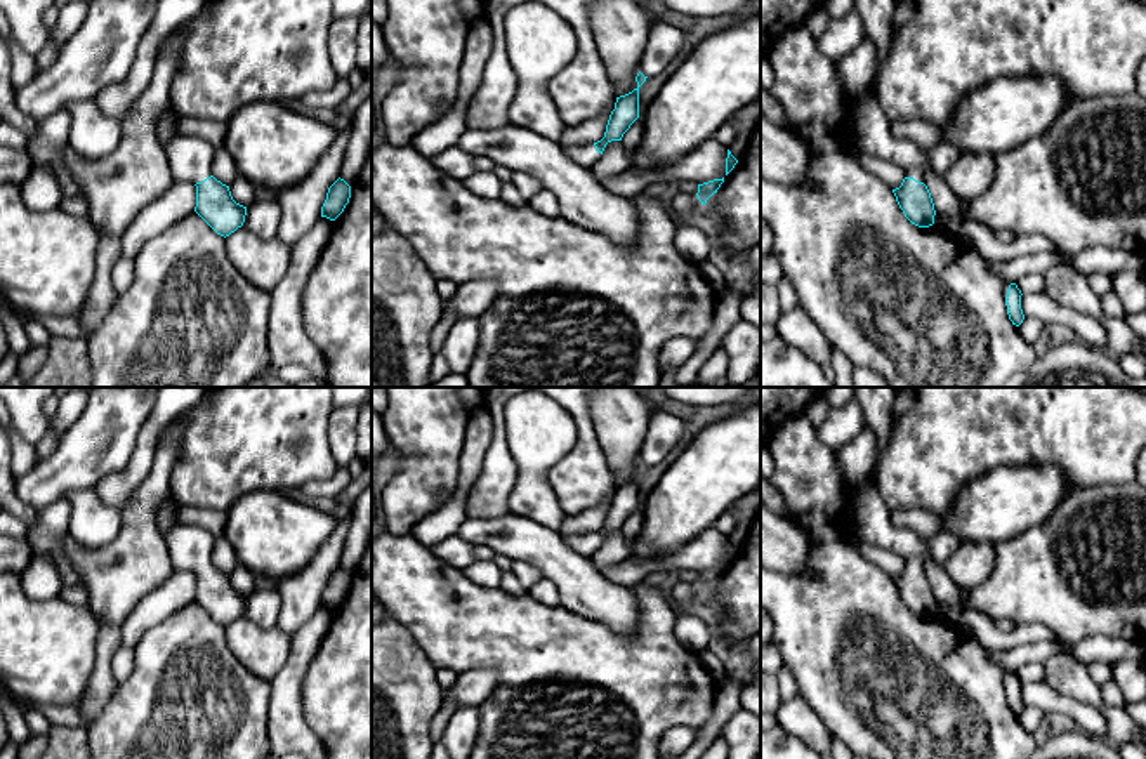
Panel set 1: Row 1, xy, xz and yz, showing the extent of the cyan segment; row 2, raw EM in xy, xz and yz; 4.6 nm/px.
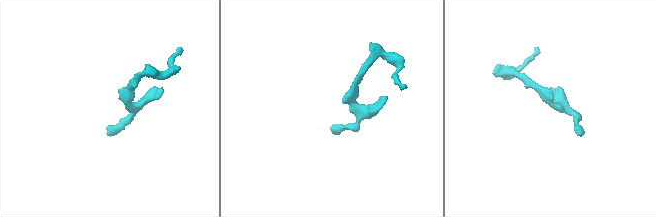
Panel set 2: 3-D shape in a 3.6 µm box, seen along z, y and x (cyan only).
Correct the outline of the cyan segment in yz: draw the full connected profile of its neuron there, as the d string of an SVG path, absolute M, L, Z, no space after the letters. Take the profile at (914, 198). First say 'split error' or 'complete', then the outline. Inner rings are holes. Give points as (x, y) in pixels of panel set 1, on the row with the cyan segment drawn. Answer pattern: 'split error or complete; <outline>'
split error; M866 94L851 102L851 137L868 155L898 165L905 179L892 189L905 217L919 226L934 224L934 203L925 186L929 151L915 142L898 139L891 132L891 120L884 115L873 96Z

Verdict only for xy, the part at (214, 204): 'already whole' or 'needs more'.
needs more

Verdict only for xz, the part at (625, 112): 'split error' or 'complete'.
split error

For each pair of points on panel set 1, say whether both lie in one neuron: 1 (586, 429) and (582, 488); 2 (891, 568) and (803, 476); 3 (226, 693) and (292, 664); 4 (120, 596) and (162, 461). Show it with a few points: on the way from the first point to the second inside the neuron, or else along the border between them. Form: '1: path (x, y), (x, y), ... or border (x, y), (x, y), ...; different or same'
1: path (586, 443), (584, 475); same
2: border (851, 530), (851, 544), (875, 565); different
3: border (271, 683), (266, 723); different
4: path (132, 563), (139, 556), (139, 511), (150, 494); same

